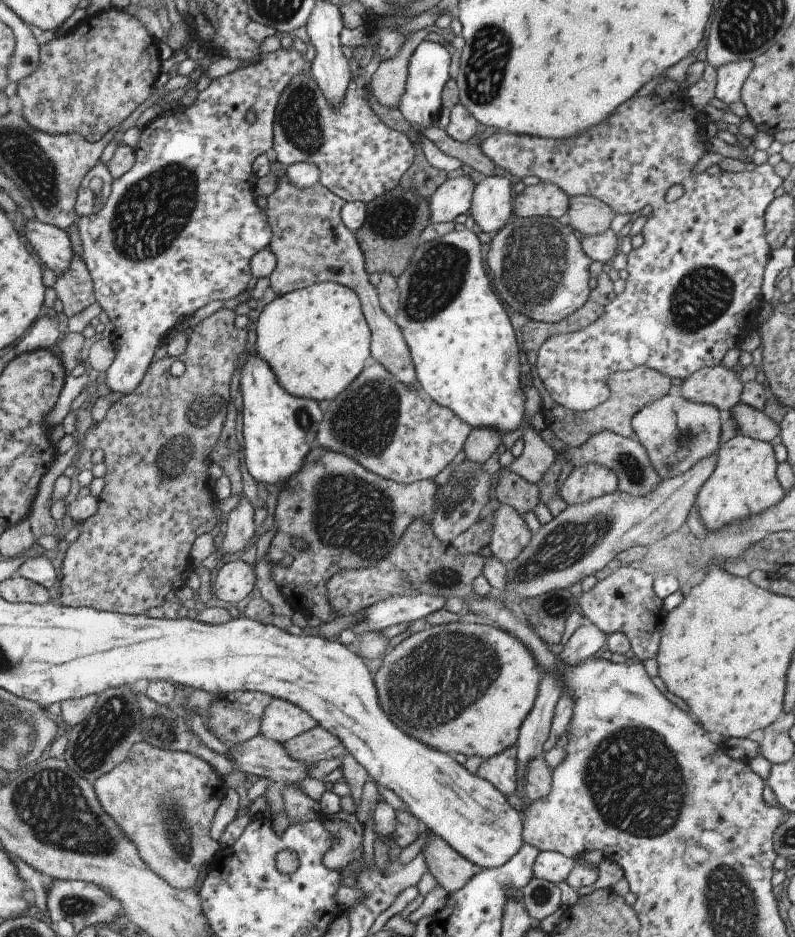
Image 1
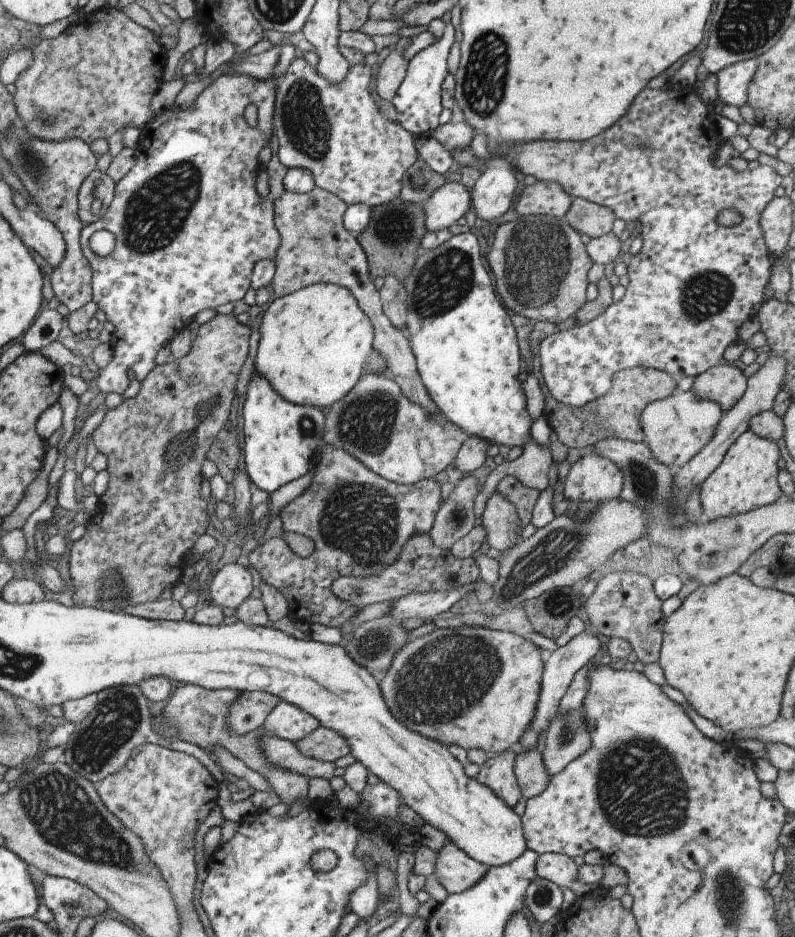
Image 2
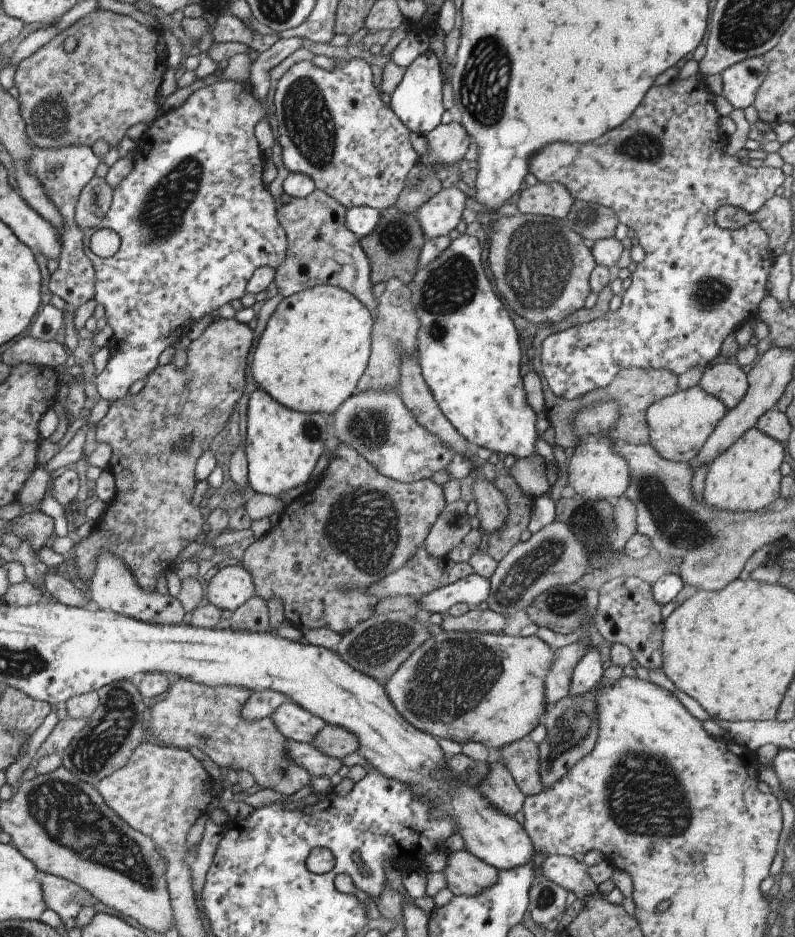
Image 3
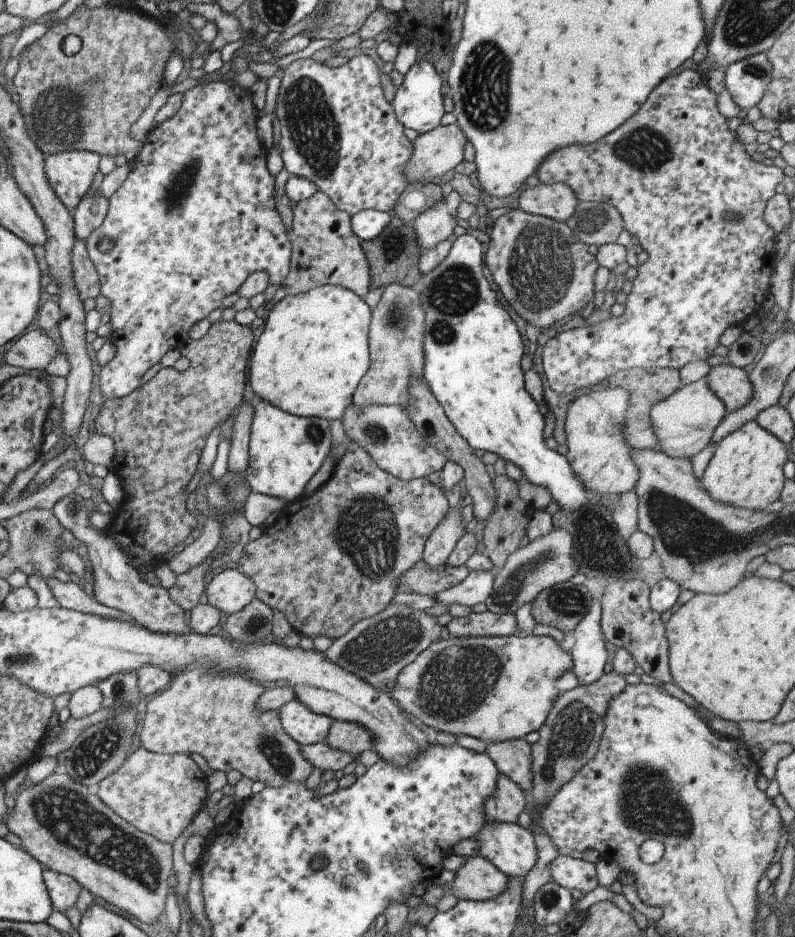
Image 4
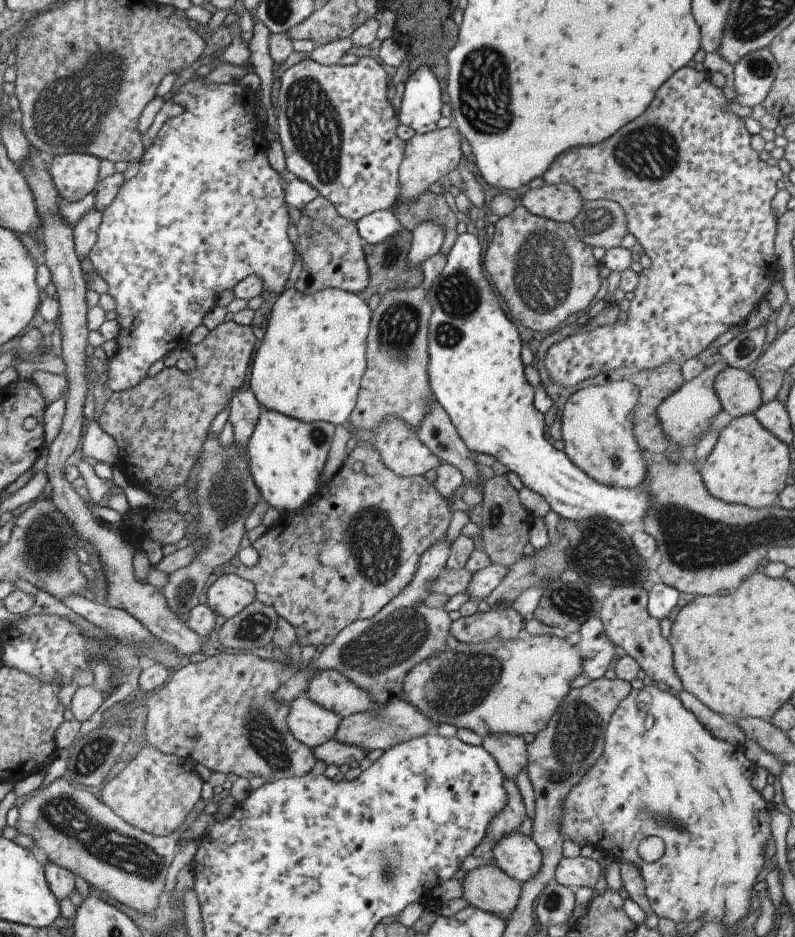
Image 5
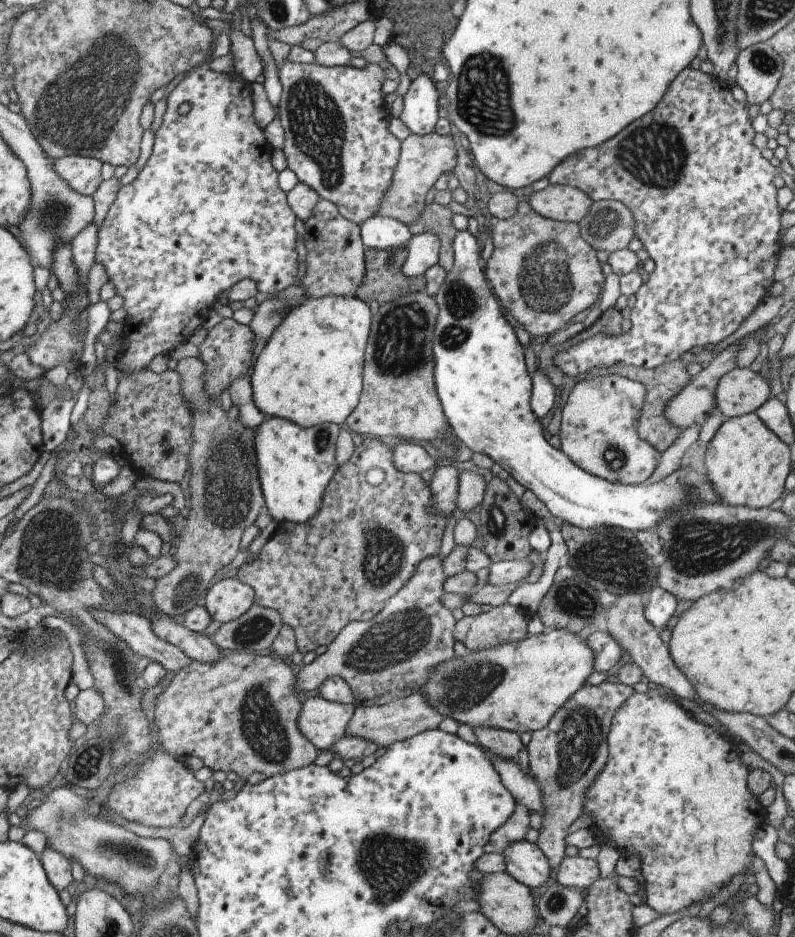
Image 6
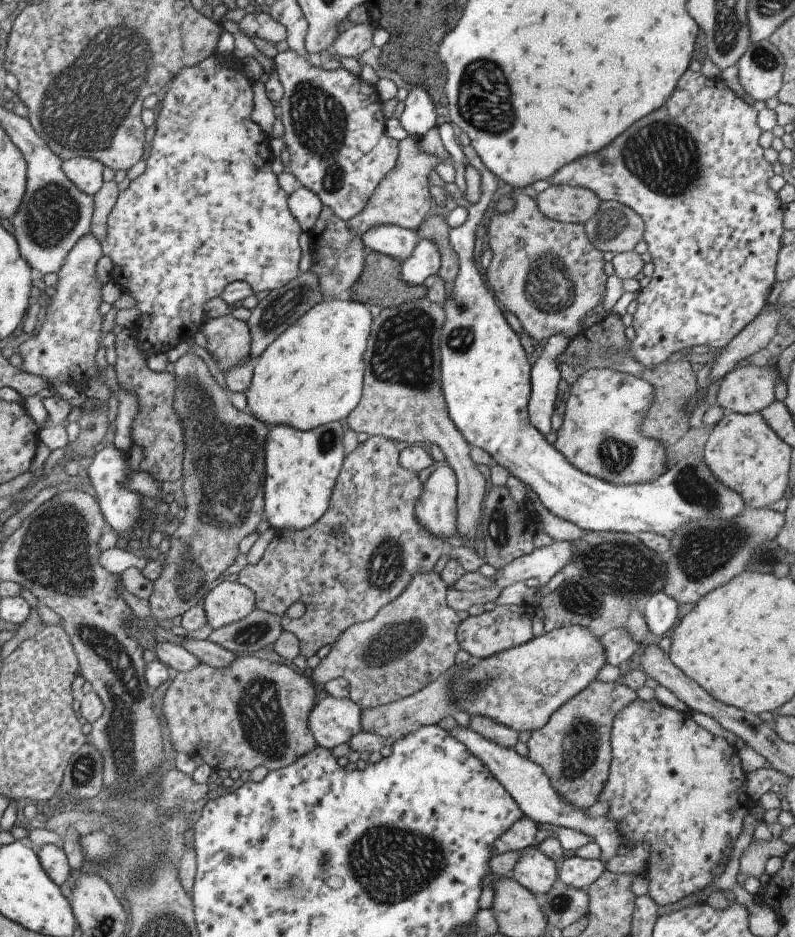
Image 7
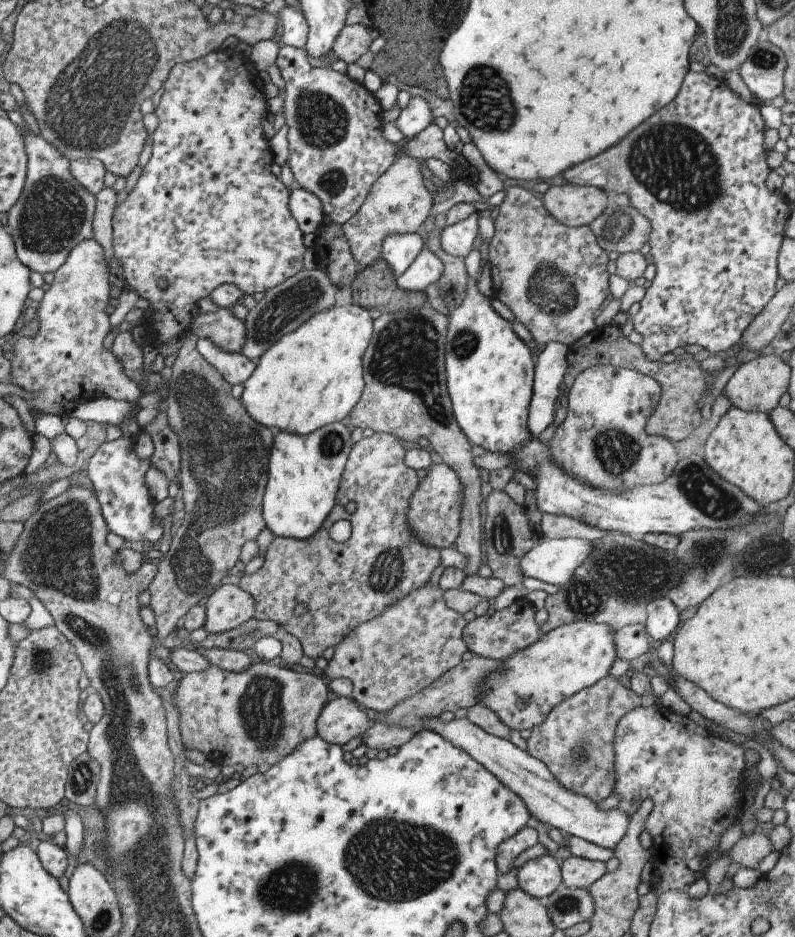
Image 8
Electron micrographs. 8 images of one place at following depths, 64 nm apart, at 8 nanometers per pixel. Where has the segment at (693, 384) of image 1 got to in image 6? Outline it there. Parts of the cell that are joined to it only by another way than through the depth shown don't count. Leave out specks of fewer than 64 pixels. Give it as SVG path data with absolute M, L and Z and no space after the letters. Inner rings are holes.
M747 368L724 373L715 388L715 406L728 418L755 413L770 398L770 383Z

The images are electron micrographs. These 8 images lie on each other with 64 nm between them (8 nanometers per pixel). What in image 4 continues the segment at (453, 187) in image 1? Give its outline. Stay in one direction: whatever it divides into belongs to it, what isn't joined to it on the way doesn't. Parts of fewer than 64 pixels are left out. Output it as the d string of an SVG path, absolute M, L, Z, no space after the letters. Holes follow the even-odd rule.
M452 190L447 196L443 196L437 203L427 208L427 211L420 213L412 222L421 252L446 240L454 232L456 225L461 223L456 216L462 201L460 191Z

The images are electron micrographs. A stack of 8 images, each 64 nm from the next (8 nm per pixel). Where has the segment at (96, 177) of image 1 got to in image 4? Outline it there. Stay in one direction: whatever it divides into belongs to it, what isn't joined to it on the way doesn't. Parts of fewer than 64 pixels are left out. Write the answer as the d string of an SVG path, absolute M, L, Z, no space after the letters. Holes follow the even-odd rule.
M100 188L84 194L78 206L72 211L75 237L82 239L85 244L87 238L103 223L108 209L109 198Z

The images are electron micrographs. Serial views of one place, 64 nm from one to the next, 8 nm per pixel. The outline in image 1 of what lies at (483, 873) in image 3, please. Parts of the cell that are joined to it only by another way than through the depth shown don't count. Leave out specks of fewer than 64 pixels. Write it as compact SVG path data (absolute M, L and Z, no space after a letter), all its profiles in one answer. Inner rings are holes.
M426 835L425 841L421 854L437 884L449 893L464 887L474 876L475 864L467 861L438 835Z

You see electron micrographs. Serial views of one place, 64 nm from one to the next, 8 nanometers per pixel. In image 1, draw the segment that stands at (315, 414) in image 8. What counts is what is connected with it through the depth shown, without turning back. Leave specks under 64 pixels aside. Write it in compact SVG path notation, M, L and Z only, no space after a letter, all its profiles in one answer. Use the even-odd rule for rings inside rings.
M328 280L277 295L259 314L256 332L255 350L270 363L282 388L322 405L365 369L371 354L371 330L358 295Z

